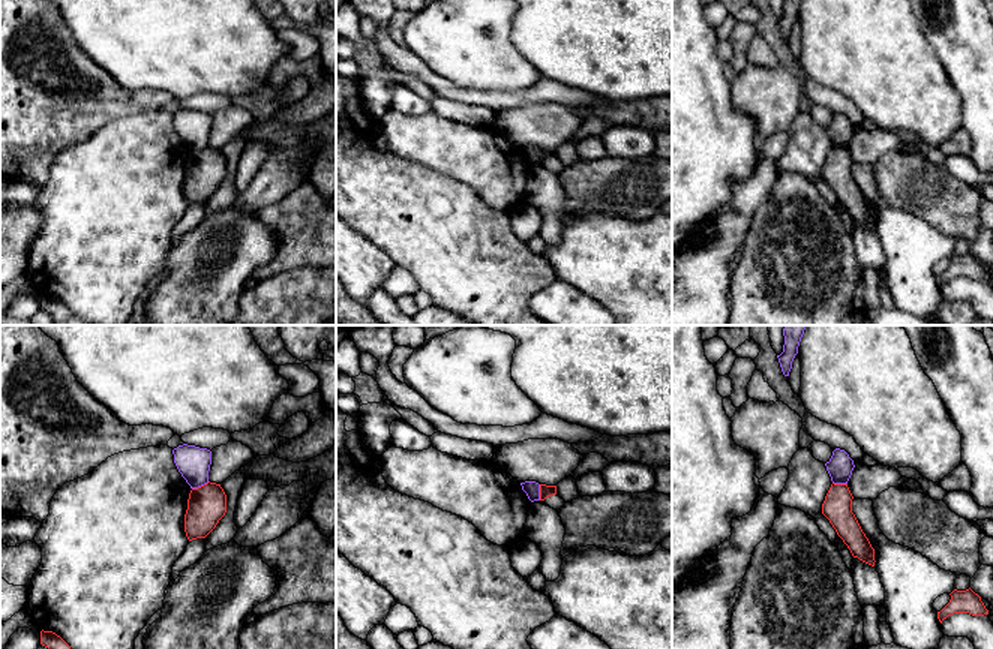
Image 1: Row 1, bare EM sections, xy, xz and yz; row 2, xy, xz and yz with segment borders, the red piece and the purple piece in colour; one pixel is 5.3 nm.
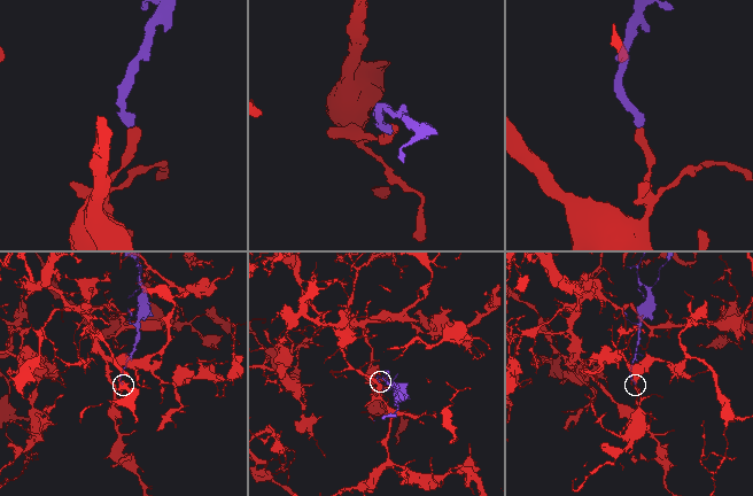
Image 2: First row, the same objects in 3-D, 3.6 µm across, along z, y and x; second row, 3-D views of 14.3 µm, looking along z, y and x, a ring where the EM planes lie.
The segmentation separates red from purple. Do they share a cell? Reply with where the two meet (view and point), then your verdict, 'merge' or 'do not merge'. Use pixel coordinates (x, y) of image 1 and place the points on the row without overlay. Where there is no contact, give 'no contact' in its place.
xy (201, 150) | do not merge

